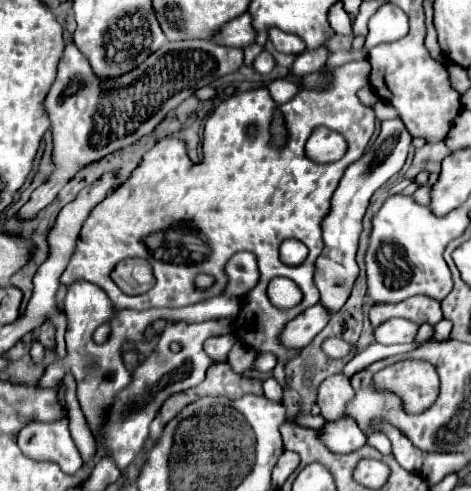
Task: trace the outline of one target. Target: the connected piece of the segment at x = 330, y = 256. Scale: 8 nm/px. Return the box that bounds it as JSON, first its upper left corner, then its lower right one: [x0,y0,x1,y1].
[315,119,413,315]

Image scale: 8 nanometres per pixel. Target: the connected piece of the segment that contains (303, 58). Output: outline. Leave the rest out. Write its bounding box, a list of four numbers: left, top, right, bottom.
[291,45,329,77]

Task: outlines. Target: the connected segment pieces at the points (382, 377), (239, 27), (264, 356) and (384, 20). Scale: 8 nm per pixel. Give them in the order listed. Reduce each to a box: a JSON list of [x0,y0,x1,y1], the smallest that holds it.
[[373,360,439,414],[213,13,255,47],[255,353,277,373],[365,3,409,49]]

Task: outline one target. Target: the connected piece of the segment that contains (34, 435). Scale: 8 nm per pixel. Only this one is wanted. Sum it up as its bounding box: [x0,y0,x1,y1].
[19,419,79,475]

